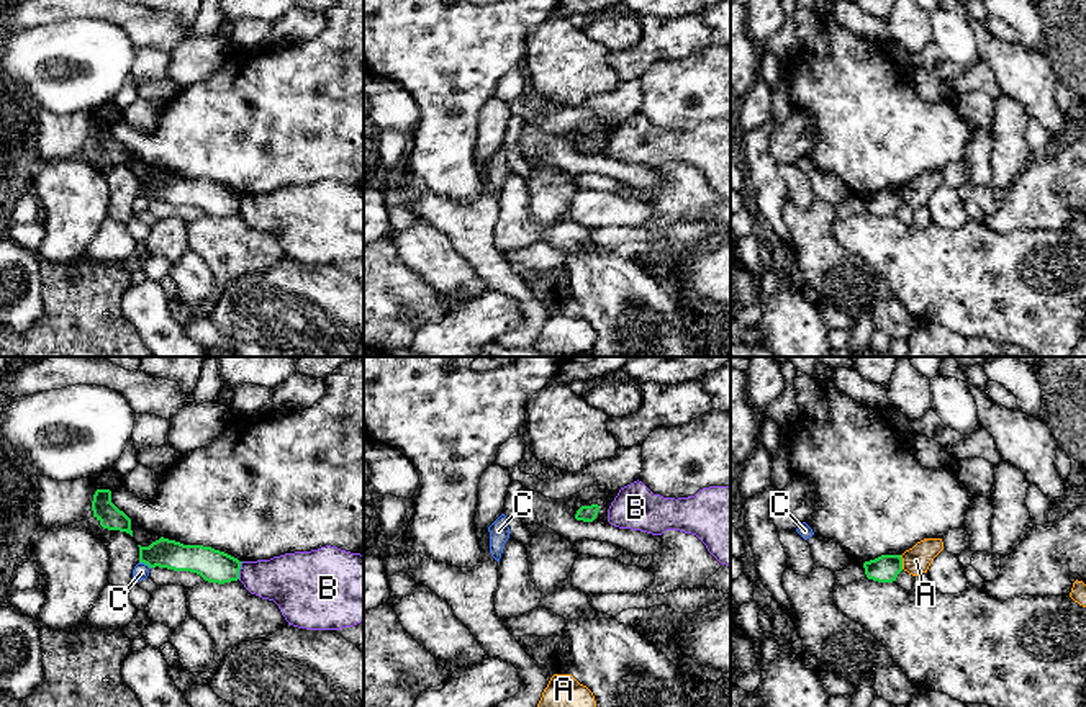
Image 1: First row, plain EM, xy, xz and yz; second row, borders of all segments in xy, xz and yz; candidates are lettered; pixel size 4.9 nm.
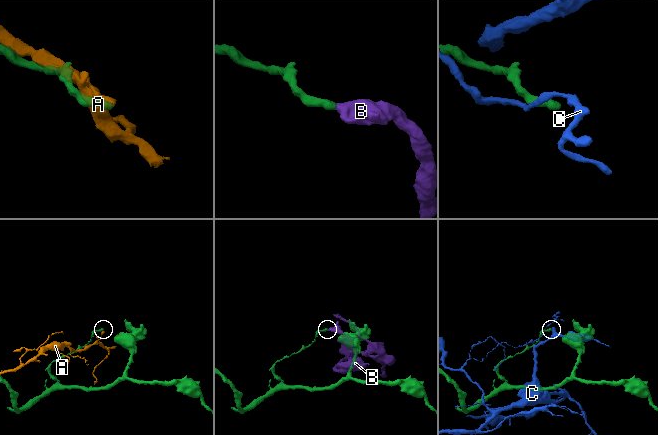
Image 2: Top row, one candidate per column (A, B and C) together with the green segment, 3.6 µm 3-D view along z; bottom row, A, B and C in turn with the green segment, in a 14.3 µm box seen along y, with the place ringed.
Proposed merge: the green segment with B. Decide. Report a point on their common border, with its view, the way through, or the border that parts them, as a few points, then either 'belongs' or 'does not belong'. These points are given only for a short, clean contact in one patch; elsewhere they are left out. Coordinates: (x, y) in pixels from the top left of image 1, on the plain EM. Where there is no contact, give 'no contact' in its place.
meets green in xy at (239, 202); border along xy (243, 195), (238, 211); does not belong

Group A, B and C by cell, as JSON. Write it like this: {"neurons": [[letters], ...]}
{"neurons": [["A"], ["B"], ["C"]]}

